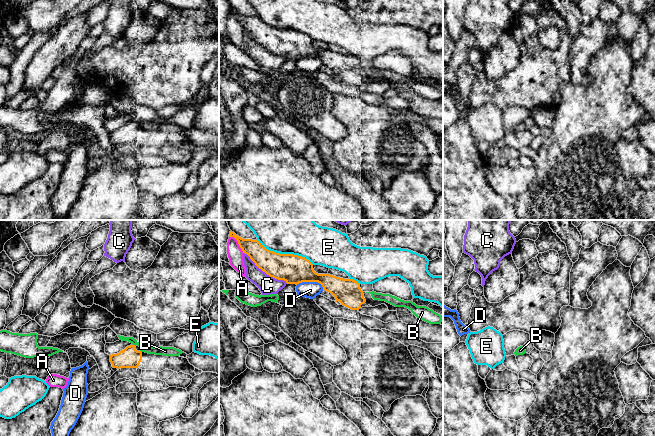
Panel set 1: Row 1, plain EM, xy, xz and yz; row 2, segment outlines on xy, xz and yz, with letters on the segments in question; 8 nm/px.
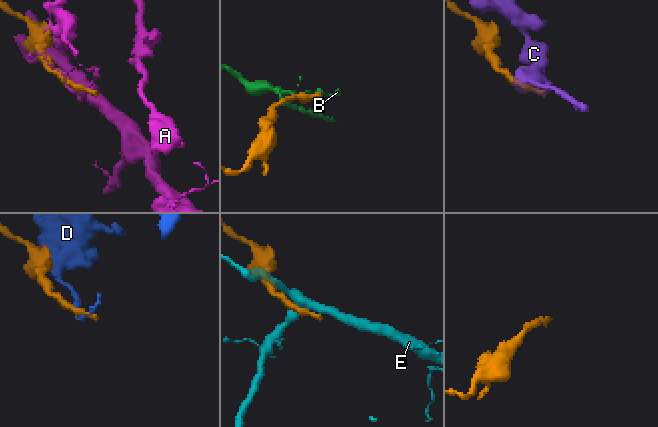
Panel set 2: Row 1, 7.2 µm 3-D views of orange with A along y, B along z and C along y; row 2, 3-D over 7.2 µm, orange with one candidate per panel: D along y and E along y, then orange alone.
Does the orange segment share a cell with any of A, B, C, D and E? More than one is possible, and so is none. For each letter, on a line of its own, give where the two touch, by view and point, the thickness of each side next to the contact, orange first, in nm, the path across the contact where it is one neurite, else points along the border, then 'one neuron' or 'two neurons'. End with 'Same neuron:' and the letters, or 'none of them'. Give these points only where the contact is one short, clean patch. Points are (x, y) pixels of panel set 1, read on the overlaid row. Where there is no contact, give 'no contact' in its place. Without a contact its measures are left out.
A: meets orange in xz at (238, 243); 170 nm thick on the orange side, 130 nm on the other; two neurons
B: meets orange in xy at (134, 345); 160 nm thick on the orange side, 70 nm on the other; two neurons
C: meets orange in xz at (265, 272); 240 nm thick on the orange side, 150 nm on the other; two neurons
D: meets orange in xz at (311, 281); 240 nm thick on the orange side, 130 nm on the other; two neurons
E: meets orange in xz at (285, 254); 240 nm thick on the orange side, 480 nm on the other; two neurons
Same neuron: none of them

